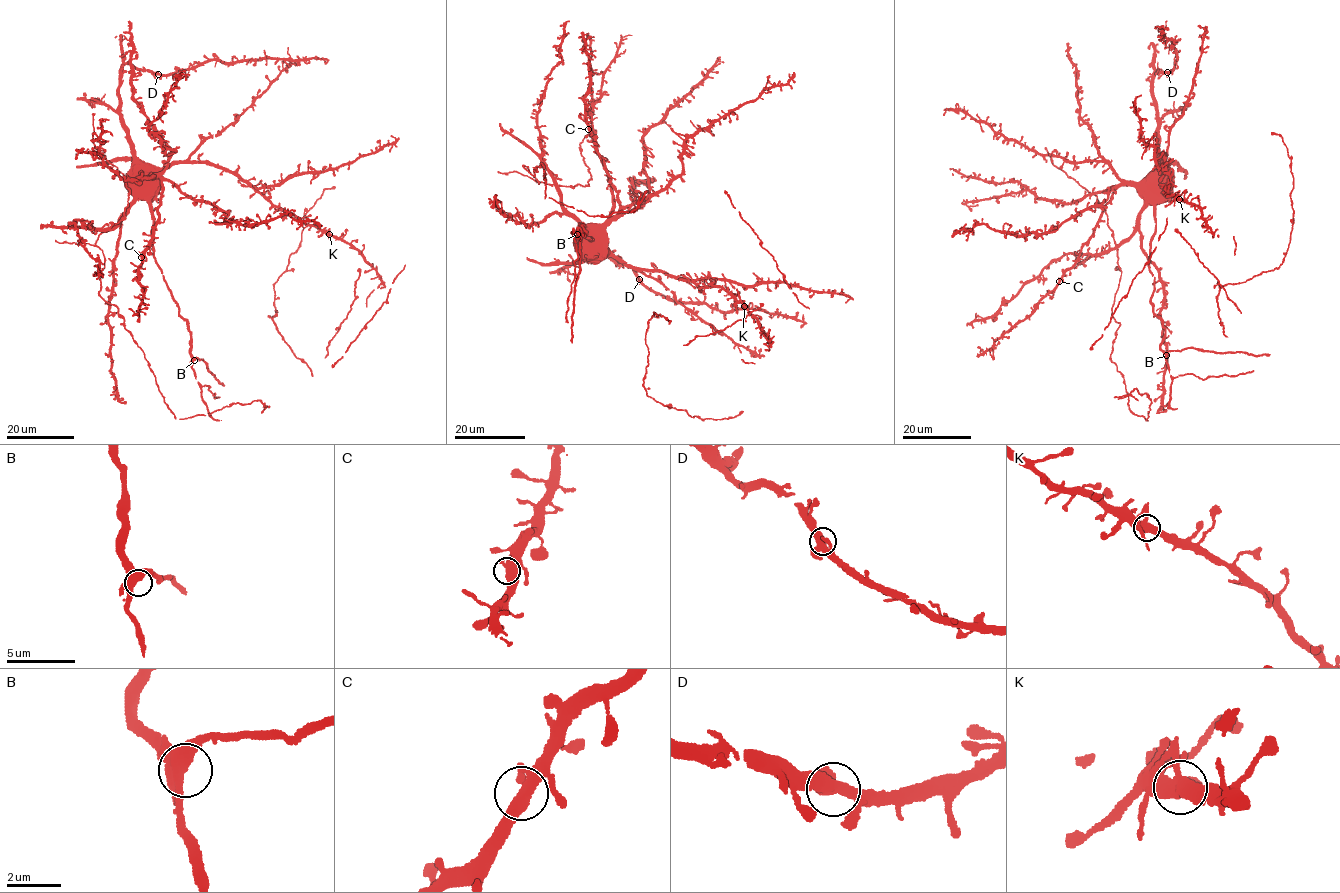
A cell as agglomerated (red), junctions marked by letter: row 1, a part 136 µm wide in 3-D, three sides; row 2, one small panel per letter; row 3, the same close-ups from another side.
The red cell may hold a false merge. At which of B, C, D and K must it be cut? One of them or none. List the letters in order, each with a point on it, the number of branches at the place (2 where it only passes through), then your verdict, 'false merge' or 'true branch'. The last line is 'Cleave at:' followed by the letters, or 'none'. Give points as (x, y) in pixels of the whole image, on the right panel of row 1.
B: at (1166, 355); 3 branches meet; true branch
C: at (1059, 281); 3 branches meet; true branch
D: at (1167, 72); 3 branches meet; true branch
K: at (1179, 199); 3 branches meet; true branch
Cleave at: none

